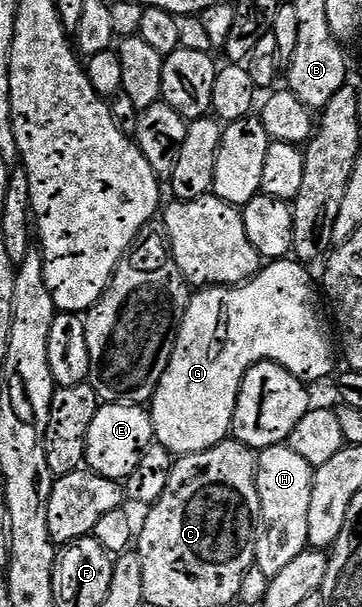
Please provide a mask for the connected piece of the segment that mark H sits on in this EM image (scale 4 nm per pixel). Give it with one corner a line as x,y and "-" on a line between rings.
287,443
275,444
259,453
256,465
256,485
260,499
260,511
265,525
276,531
268,545
258,552
258,568
271,578
286,570
294,558
308,548
308,519
312,513
312,488
316,477
314,467
302,456
295,453

